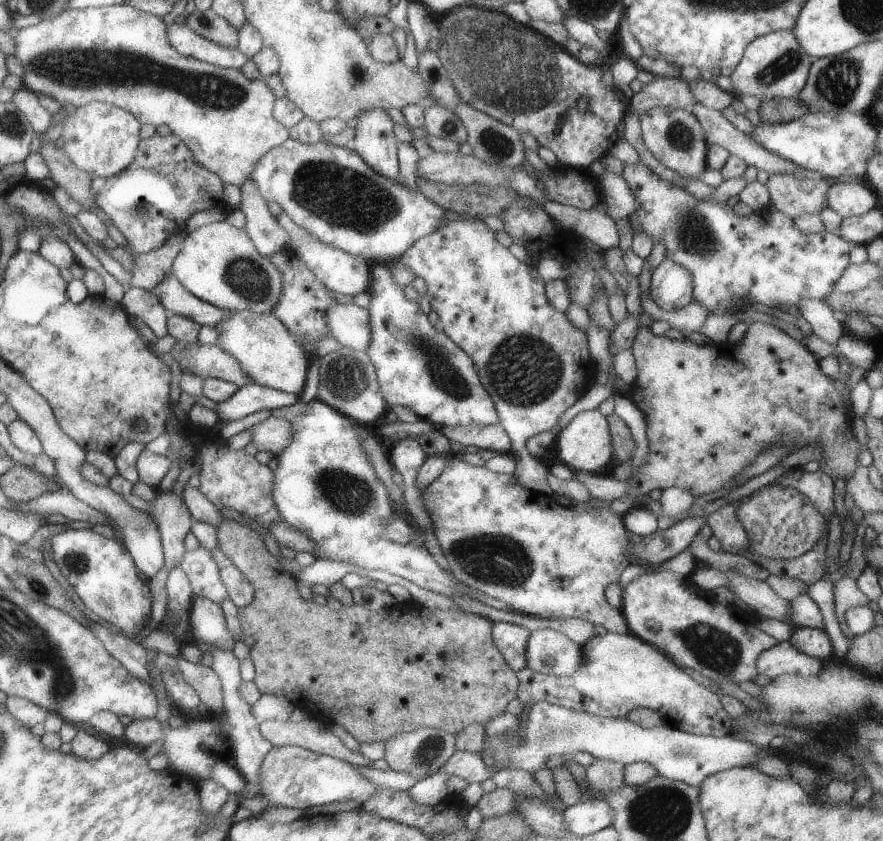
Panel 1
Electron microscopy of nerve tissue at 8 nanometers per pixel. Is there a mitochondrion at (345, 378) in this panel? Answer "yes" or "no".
yes

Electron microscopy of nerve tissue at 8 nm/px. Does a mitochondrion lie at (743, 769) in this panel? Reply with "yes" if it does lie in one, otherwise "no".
no

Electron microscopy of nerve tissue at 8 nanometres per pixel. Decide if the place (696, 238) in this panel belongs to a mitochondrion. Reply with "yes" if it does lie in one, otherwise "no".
yes

